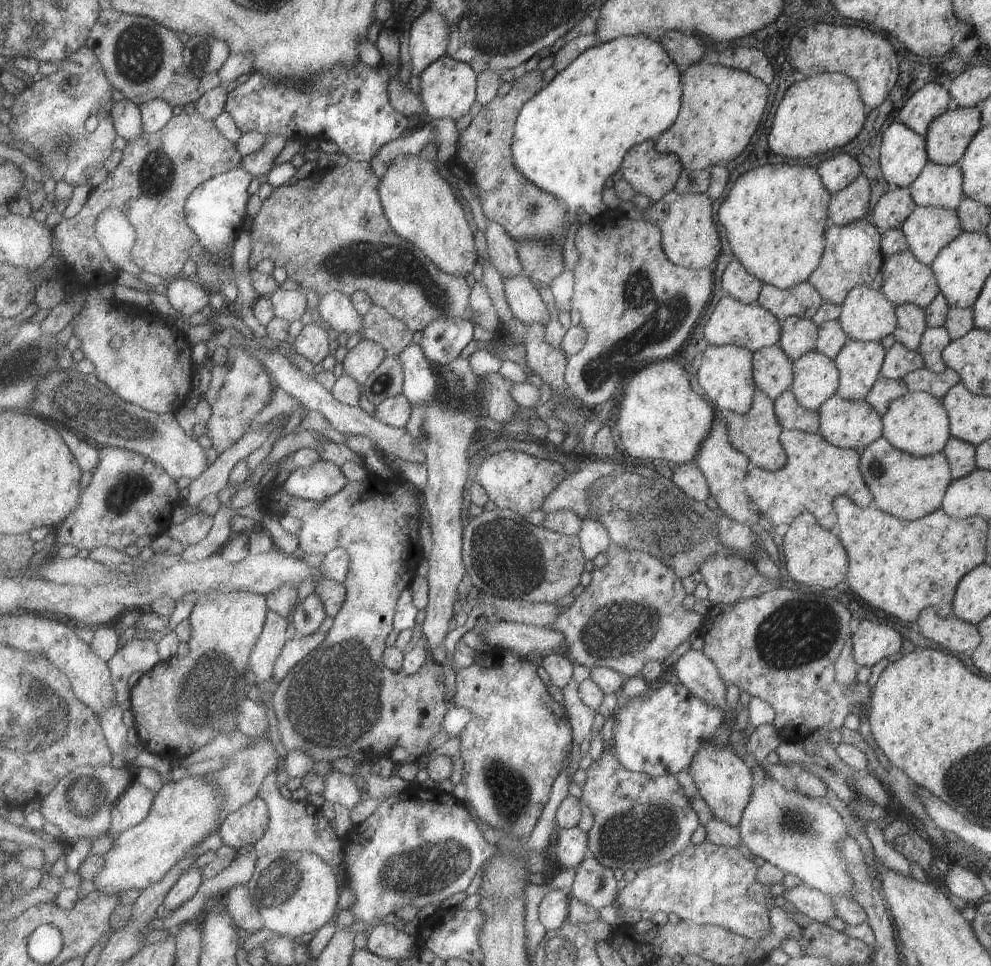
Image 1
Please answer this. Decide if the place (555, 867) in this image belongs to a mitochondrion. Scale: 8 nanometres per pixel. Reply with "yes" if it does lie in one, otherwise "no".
no

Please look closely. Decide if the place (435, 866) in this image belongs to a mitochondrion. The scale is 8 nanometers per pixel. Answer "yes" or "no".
yes

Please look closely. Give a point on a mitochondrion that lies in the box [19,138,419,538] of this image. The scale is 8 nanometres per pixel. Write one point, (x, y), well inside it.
(79, 400)

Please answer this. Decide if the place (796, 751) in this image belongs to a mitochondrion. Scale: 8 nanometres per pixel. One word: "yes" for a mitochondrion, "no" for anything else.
no

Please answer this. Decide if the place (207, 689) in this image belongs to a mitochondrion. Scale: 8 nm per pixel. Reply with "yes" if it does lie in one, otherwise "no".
yes

